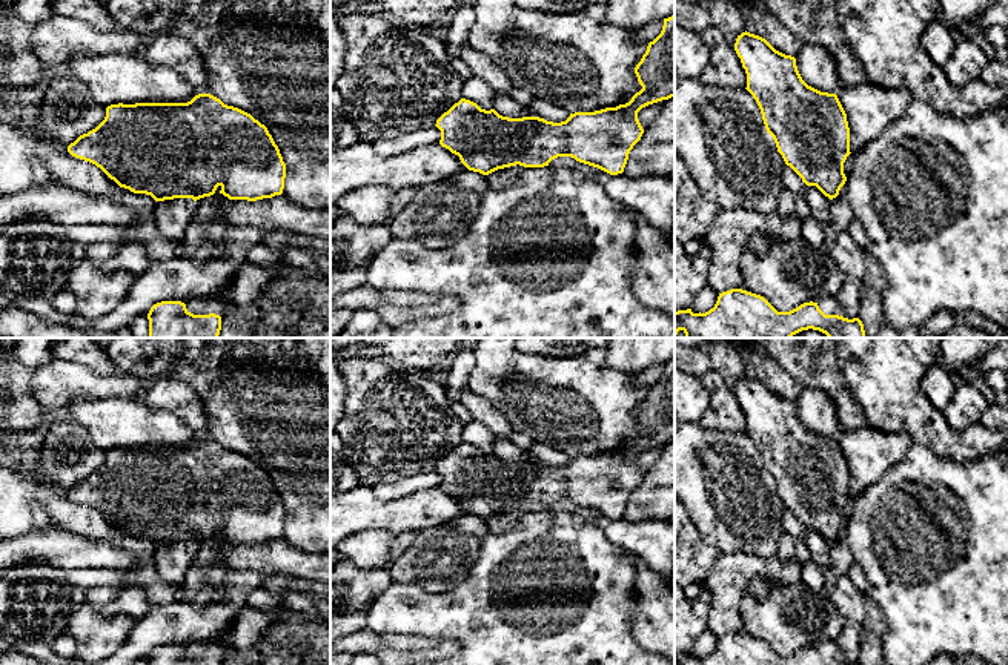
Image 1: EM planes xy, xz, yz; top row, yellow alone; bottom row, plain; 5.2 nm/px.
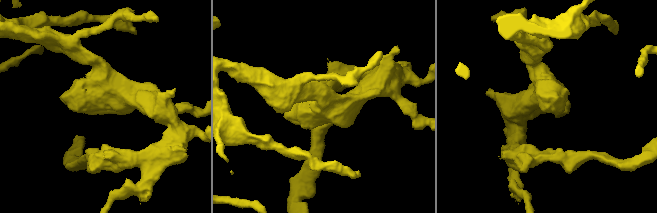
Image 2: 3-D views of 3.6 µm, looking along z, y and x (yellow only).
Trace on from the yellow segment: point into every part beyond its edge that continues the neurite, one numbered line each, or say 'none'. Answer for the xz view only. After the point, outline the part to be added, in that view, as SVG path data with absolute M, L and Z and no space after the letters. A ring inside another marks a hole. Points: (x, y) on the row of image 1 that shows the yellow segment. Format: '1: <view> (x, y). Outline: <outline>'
none

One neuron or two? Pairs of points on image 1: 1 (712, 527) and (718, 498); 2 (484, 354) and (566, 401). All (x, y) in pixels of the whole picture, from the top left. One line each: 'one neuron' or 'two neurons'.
1: one neuron
2: one neuron

